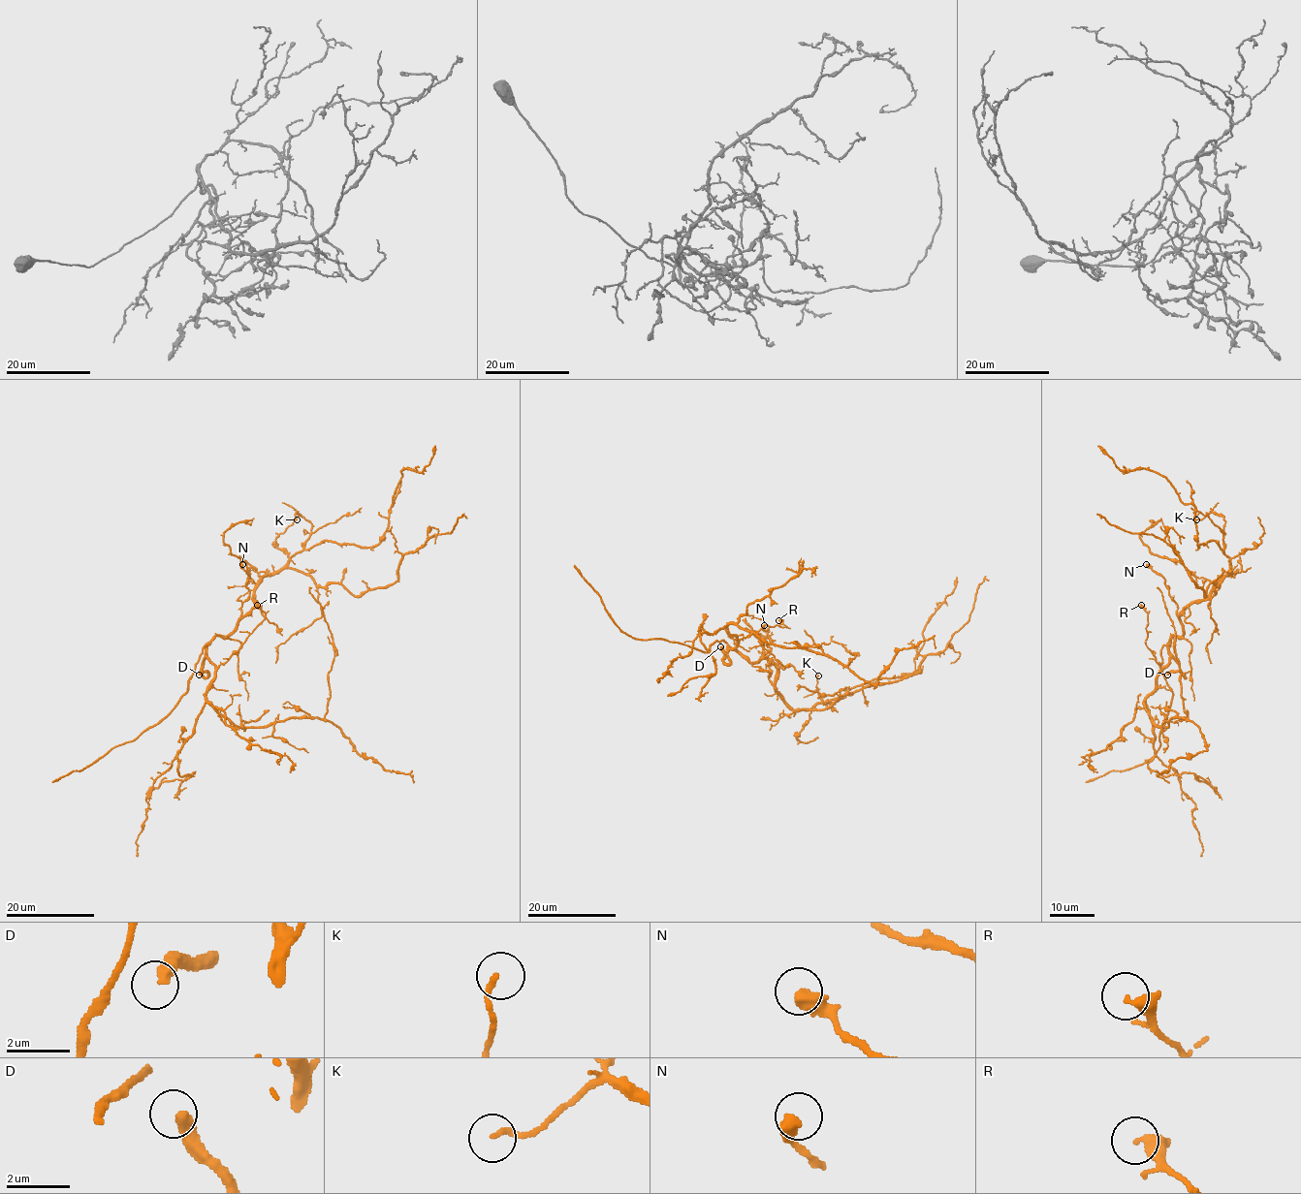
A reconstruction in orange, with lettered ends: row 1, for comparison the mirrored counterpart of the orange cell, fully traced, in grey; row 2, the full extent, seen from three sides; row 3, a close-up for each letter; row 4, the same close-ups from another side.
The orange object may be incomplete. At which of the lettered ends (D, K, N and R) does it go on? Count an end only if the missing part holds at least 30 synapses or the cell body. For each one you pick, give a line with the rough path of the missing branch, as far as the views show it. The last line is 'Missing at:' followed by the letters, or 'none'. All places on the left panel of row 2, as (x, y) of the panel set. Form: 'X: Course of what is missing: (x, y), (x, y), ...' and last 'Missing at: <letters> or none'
D: Course of what is missing: (199, 675), (175, 714), (234, 721), (215, 746), (217, 783), (225, 807), (265, 817), (242, 814)
Missing at: D

